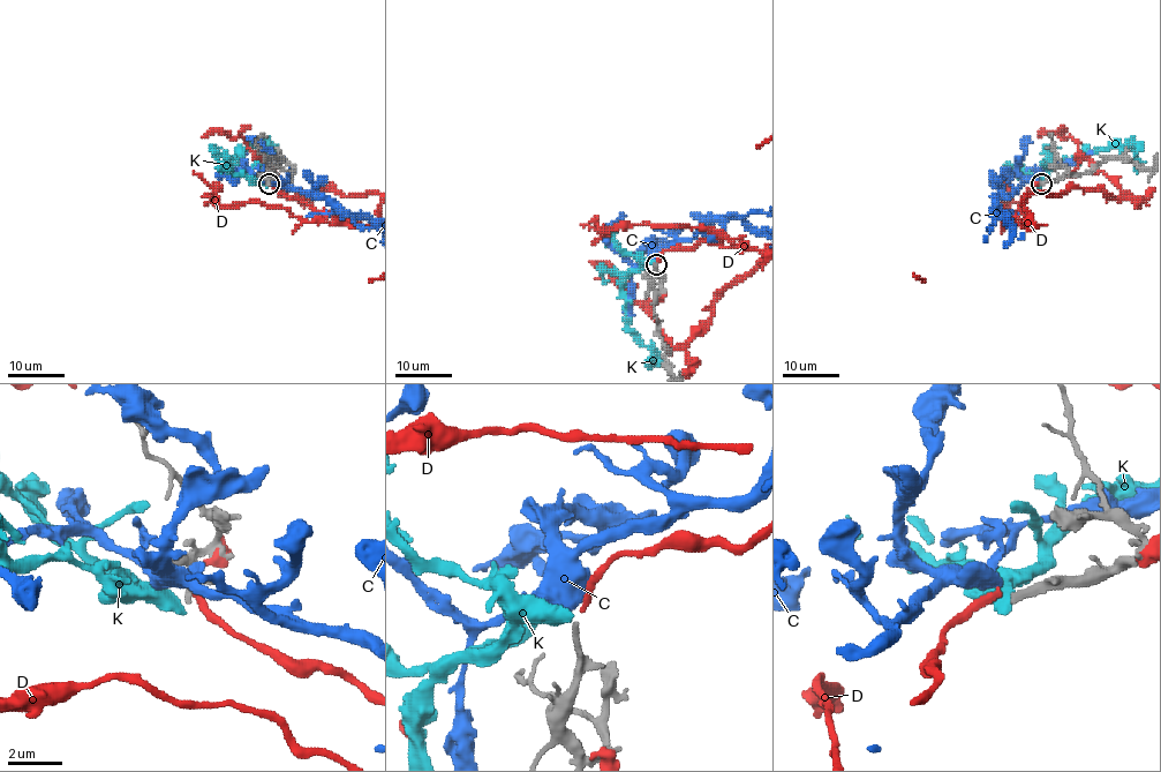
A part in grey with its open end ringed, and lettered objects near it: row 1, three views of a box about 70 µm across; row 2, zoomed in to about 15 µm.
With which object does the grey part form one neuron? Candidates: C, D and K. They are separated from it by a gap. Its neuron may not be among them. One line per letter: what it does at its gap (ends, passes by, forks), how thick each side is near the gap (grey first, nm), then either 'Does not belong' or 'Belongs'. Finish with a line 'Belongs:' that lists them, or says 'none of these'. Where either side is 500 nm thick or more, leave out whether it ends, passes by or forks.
C: Thickness 280 nm (grey) against 600 nm. Does not belong
D: It ends there. Thickness 280 nm (grey) against 260 nm. Does not belong
K: Thickness 280 nm (grey) against 500 nm. Does not belong
Belongs: none of these

